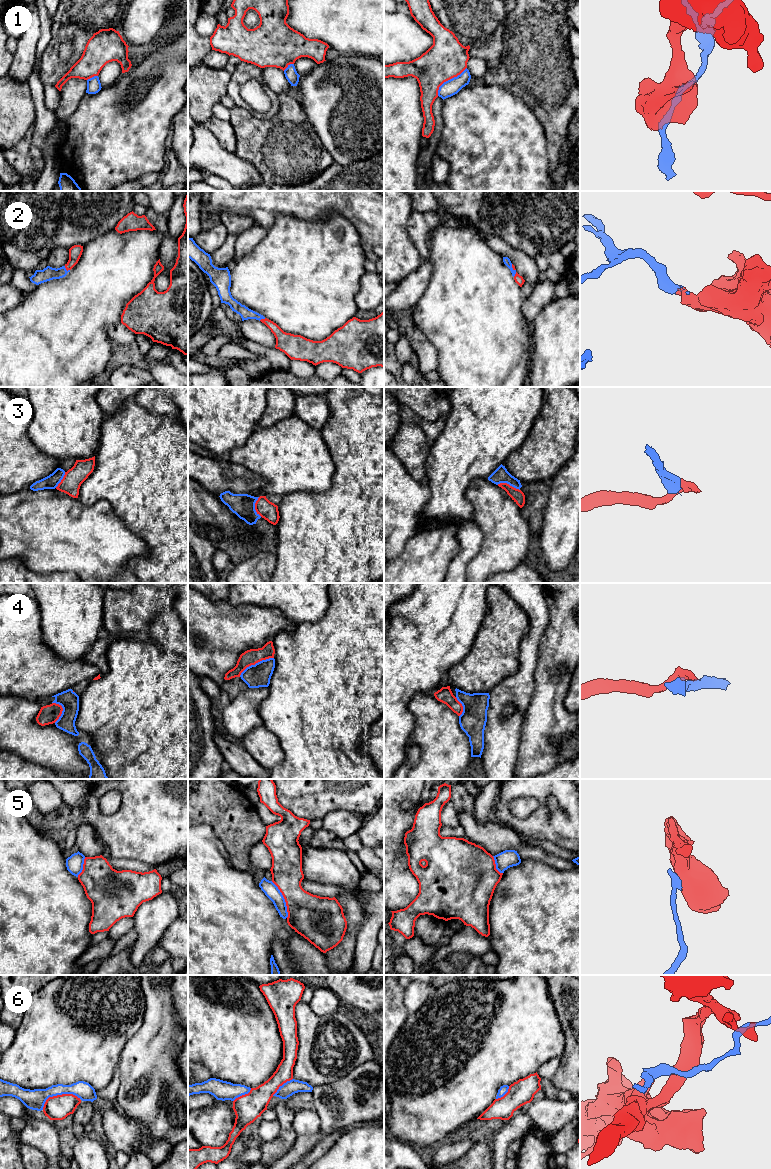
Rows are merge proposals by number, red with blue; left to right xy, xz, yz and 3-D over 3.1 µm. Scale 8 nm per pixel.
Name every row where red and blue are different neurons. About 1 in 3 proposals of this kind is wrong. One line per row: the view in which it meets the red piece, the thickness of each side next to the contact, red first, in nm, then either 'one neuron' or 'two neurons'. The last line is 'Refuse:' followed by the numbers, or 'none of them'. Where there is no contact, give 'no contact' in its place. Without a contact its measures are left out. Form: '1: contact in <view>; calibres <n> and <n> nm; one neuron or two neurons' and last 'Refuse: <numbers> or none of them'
1: contact in yz; calibres 320 and 130 nm; one neuron
2: contact in xy; calibres 110 and 110 nm; one neuron
3: contact in yz; calibres 100 and 120 nm; two neurons
4: contact in xz; calibres 130 and 190 nm; two neurons
5: contact in xz; calibres 340 and 110 nm; two neurons
6: contact in xy; calibres 190 and 160 nm; two neurons
Refuse: 3, 4, 5, 6

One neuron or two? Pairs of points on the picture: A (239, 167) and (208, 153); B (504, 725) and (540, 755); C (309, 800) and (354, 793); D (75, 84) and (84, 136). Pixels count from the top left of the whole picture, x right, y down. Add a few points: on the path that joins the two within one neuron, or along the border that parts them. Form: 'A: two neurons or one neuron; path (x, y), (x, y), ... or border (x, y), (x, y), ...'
A: one neuron; path (231, 167), (216, 160)
B: two neurons; border (526, 715), (523, 721), (520, 751), (516, 761)
C: one neuron; path (320, 793), (343, 793)
D: two neurons; border (86, 93), (76, 109), (62, 120)

